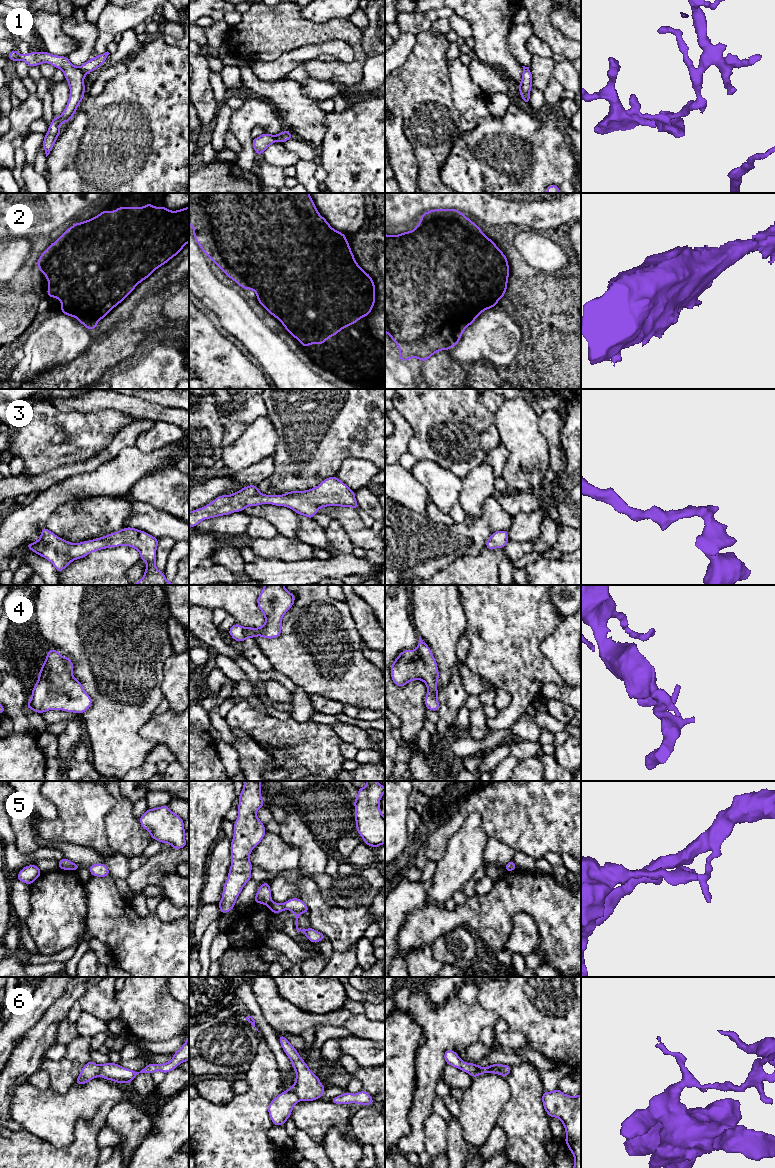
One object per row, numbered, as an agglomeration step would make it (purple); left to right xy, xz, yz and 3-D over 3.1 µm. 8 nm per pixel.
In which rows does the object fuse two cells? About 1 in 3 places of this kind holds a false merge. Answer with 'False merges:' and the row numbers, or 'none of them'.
False merges: 1, 5, 6

